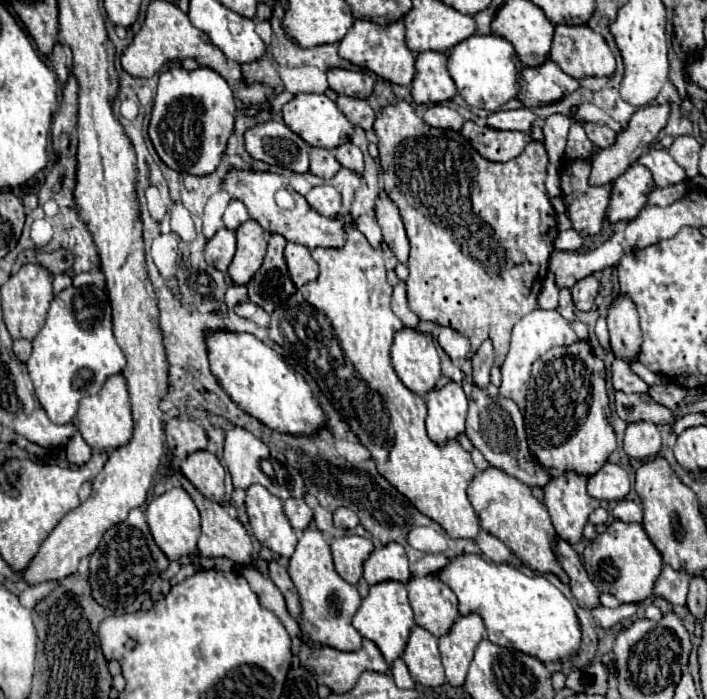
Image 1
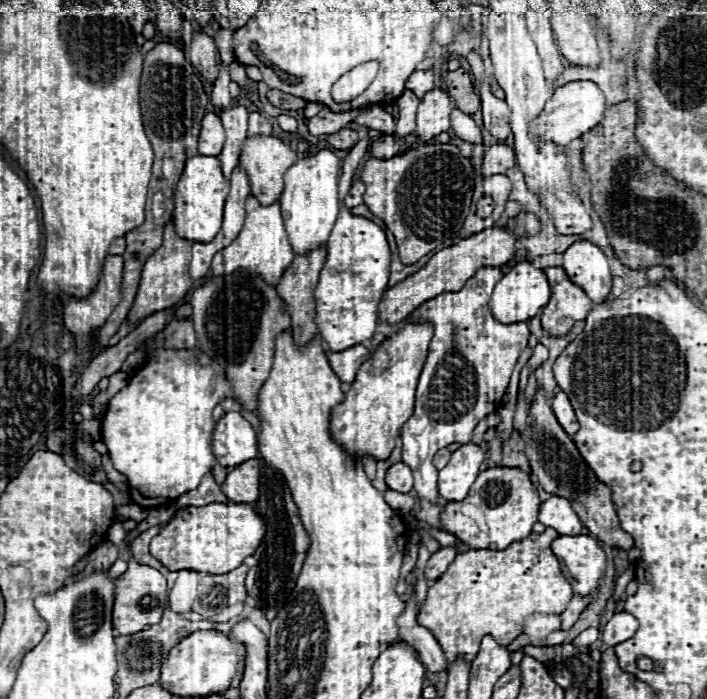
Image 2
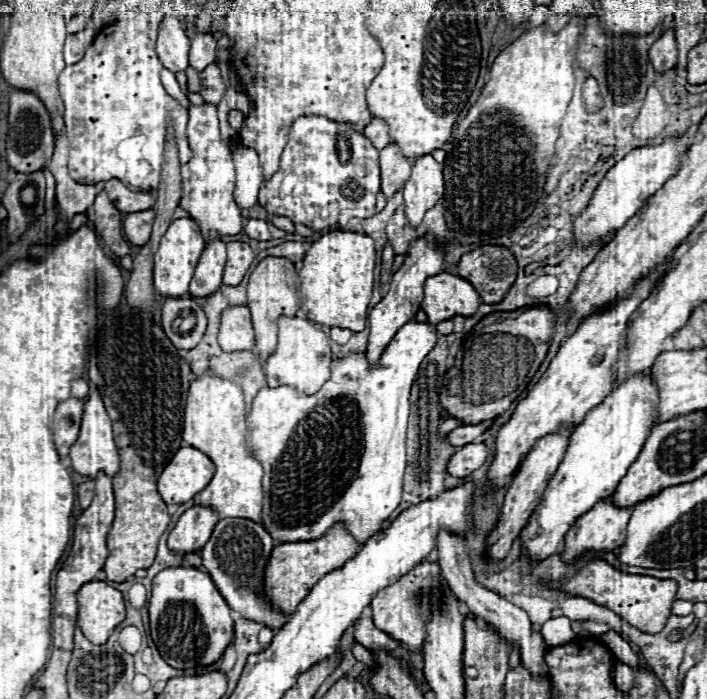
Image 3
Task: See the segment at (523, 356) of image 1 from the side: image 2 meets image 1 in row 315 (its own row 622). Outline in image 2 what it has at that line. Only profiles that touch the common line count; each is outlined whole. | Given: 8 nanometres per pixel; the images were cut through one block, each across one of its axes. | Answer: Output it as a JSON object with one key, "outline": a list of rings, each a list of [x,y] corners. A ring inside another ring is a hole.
{"outline":[[[532,614],[526,622],[524,634],[530,638],[532,646],[540,646],[540,642],[554,630],[560,630],[558,614]]]}

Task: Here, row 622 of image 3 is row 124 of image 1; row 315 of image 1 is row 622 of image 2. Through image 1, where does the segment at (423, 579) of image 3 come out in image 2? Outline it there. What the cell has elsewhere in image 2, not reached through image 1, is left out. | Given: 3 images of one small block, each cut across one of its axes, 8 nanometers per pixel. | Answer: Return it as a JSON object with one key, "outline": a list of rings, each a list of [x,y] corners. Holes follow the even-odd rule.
{"outline":[[[546,528],[542,534],[530,534],[506,550],[468,550],[458,554],[436,584],[428,588],[416,622],[430,628],[442,644],[446,666],[458,658],[470,664],[486,634],[498,644],[508,646],[522,634],[528,616],[534,612],[564,612],[572,598],[572,588],[550,550],[556,538],[558,532]]]}

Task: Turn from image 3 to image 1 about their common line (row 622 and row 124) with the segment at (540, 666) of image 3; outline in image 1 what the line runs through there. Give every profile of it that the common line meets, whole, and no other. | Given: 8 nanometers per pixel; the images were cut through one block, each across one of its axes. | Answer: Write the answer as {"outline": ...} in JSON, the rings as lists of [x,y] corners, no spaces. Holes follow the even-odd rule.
{"outline":[[[518,108],[518,110],[498,110],[488,116],[488,126],[498,130],[520,130],[530,132],[532,124],[538,120],[538,116],[530,108]]]}

